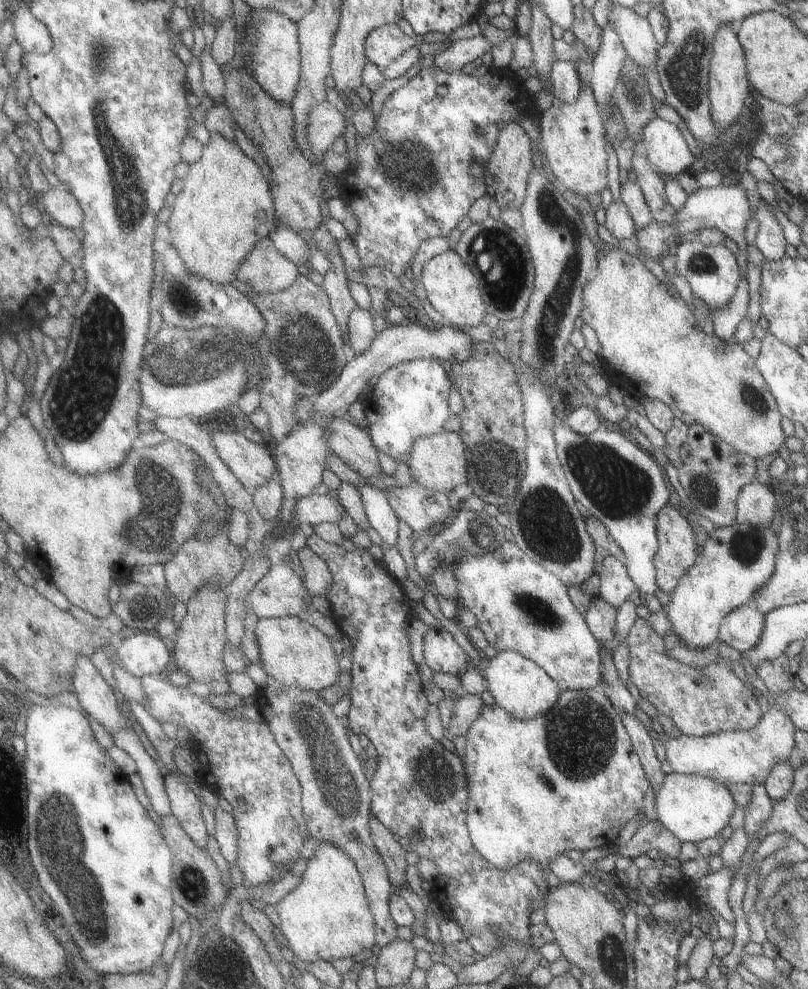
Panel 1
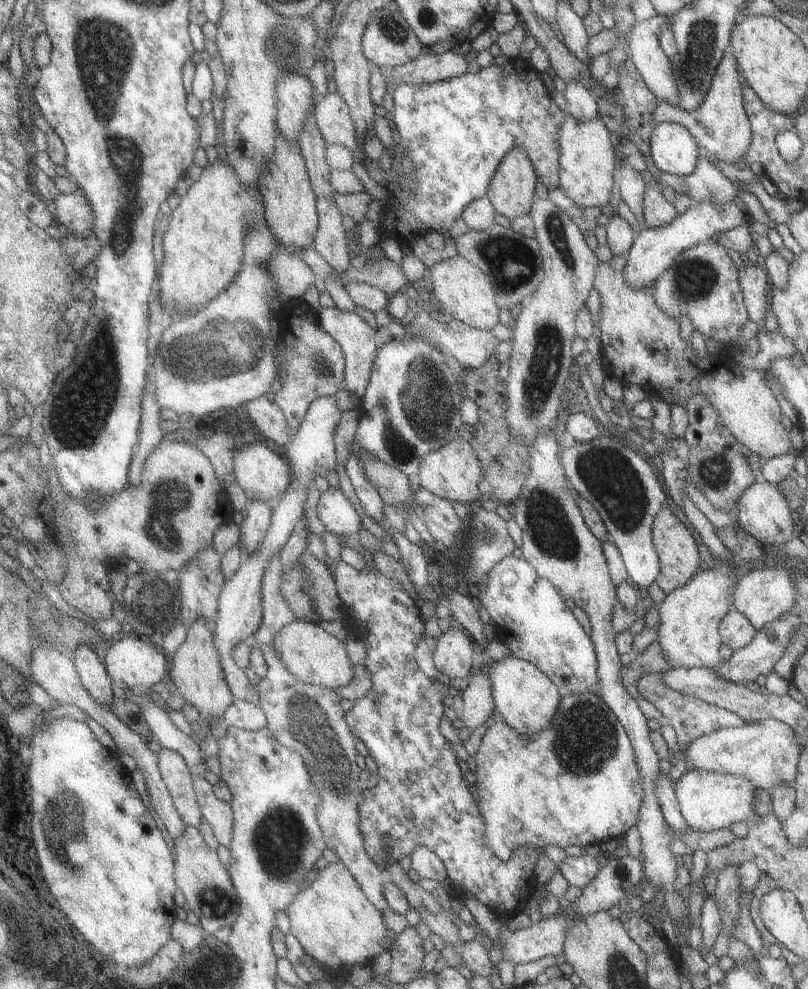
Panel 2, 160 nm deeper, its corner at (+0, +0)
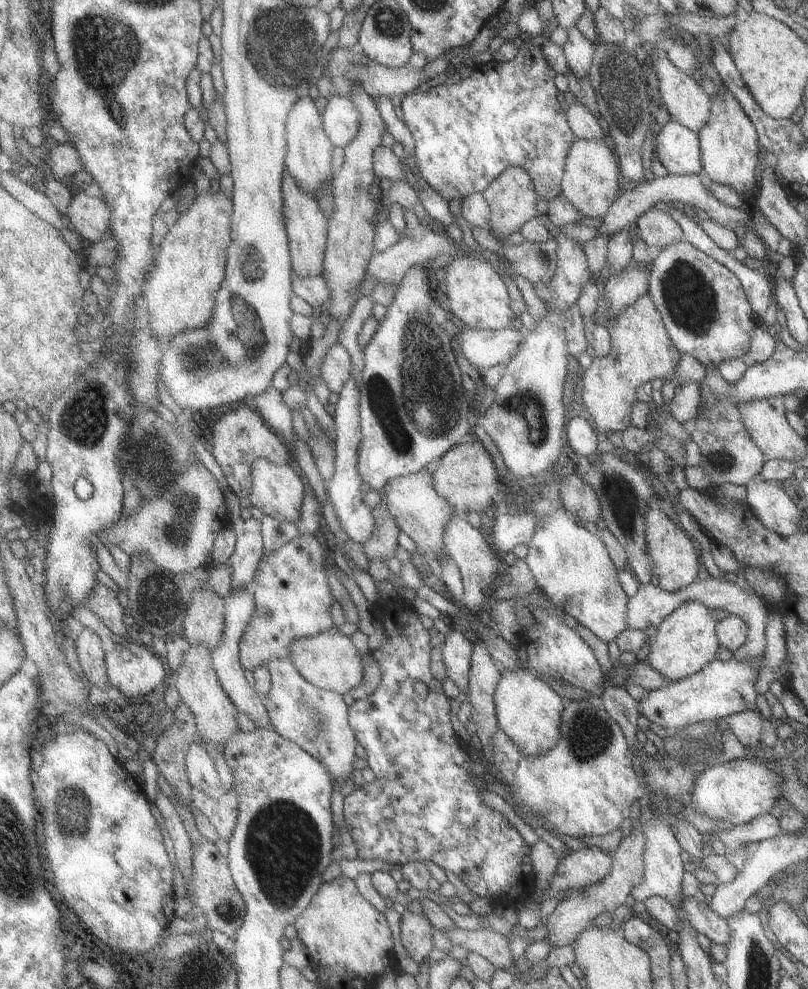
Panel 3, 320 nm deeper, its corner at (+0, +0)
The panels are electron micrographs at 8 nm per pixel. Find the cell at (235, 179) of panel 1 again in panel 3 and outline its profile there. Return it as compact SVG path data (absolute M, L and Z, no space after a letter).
M202 191L197 192L190 206L186 211L181 213L175 224L169 226L169 231L164 236L161 244L158 246L156 254L156 264L153 265L152 272L149 273L147 286L143 296L143 306L150 314L150 326L155 337L160 338L164 342L165 348L169 348L170 342L177 336L195 329L206 327L213 319L216 310L216 294L224 284L226 270L228 268L228 248L232 245L232 210L234 202L229 196L225 196L221 191Z

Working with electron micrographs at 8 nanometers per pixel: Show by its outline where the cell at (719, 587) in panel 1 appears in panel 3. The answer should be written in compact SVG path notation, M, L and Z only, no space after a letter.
M697 601L682 602L681 606L656 626L653 642L649 643L649 651L643 661L669 682L687 678L701 670L715 658L715 650L718 646L714 633L716 621L713 614L714 610Z

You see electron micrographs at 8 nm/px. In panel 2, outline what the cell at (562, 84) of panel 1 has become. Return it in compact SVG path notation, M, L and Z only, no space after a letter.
M565 81L565 90L563 90L565 105L563 111L575 117L578 121L595 119L597 110L595 109L595 97L592 91L584 89L579 83Z

